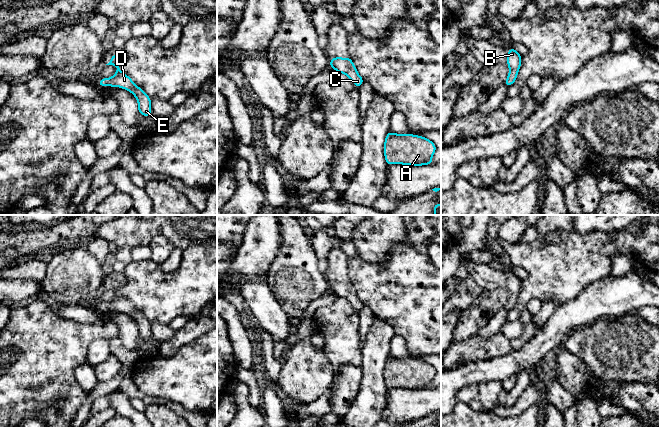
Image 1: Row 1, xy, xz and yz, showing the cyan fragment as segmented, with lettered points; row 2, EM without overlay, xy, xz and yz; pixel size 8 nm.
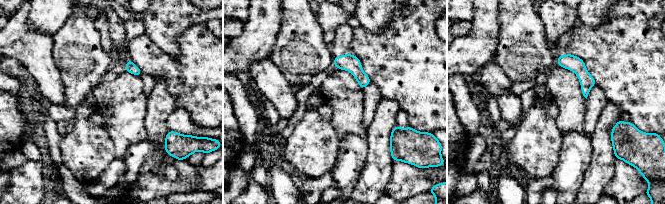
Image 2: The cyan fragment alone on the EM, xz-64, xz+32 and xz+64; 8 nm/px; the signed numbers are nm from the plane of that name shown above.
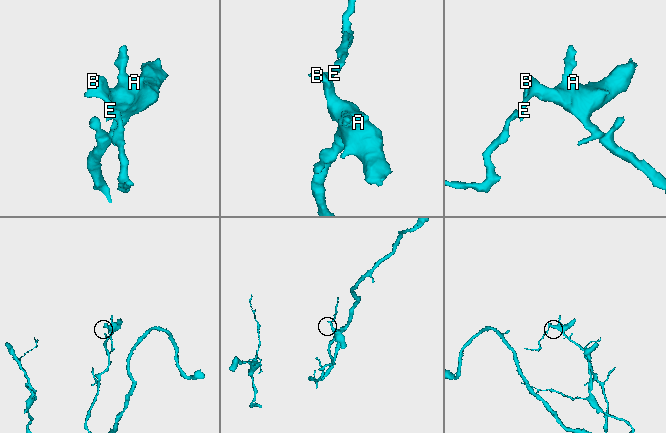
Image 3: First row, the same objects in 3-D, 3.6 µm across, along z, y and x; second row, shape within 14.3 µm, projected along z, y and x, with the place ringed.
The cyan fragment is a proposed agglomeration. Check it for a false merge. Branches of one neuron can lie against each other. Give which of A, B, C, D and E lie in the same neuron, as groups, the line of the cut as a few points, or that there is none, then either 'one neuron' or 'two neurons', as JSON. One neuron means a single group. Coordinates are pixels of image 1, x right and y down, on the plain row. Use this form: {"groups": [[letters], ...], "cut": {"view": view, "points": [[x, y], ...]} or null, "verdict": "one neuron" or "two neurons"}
{"groups": [["A", "B", "C", "D", "E"]], "cut": null, "verdict": "one neuron"}

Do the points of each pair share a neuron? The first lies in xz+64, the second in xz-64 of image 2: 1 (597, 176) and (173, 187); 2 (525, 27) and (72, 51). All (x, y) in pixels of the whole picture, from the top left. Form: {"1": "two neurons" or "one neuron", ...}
{"1": "one neuron", "2": "one neuron"}

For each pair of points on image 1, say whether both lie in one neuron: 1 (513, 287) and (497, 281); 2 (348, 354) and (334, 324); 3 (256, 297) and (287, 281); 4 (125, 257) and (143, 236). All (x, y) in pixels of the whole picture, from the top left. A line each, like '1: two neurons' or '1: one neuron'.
1: one neuron
2: one neuron
3: two neurons
4: two neurons

